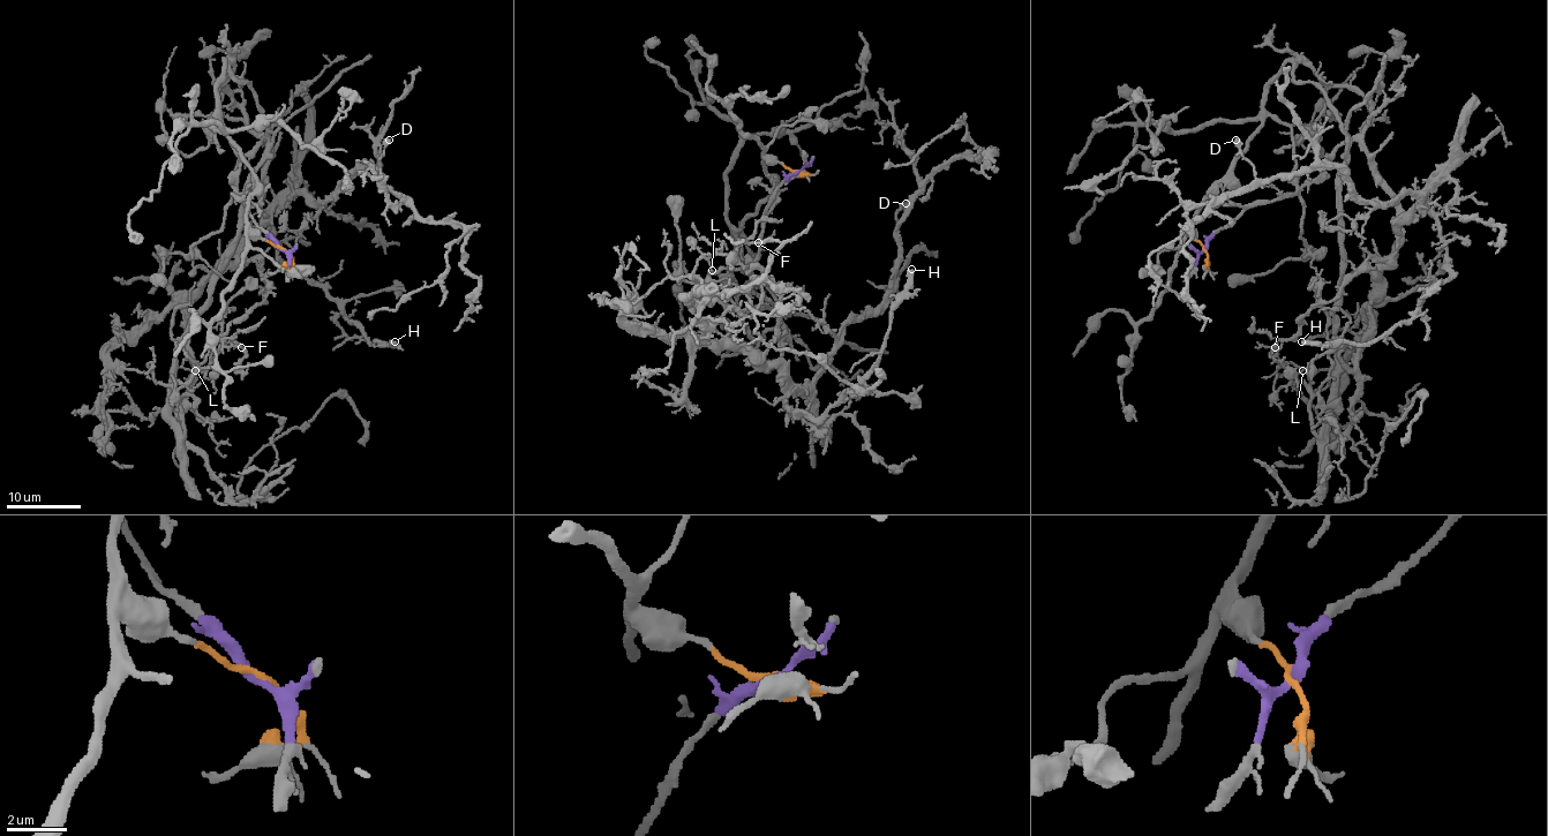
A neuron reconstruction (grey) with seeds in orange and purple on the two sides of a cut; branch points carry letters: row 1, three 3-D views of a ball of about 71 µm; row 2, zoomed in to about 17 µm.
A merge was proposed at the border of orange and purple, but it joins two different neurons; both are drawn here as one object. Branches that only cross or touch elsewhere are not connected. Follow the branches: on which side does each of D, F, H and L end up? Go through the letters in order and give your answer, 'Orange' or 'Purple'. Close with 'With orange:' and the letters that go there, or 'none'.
D: Purple
F: Purple
H: Purple
L: Orange
With orange: L

